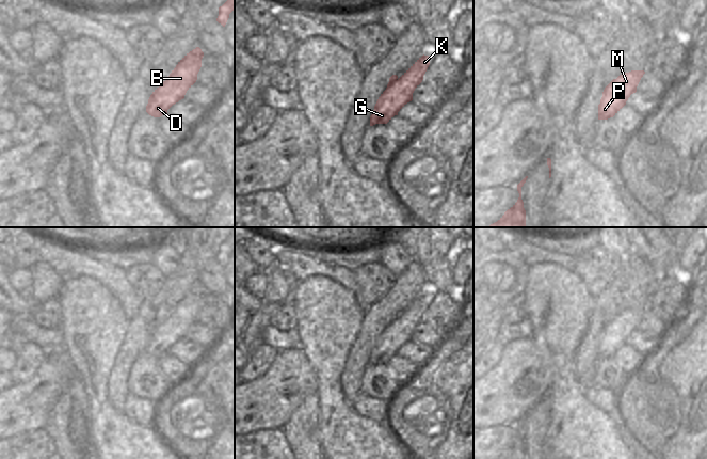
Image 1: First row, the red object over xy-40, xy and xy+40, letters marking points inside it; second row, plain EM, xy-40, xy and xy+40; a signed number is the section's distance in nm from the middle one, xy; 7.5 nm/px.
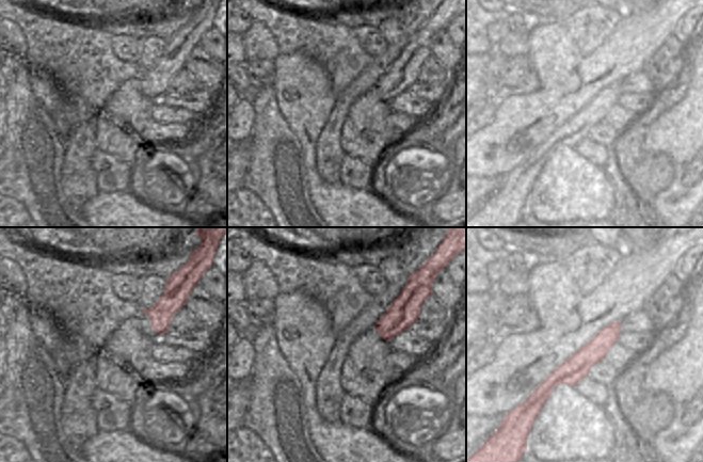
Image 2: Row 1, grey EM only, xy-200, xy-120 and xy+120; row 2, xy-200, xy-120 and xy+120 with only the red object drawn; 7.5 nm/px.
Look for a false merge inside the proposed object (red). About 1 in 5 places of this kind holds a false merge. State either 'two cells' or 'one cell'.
one cell

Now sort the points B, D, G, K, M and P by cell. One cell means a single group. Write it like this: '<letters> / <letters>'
B D G K M P

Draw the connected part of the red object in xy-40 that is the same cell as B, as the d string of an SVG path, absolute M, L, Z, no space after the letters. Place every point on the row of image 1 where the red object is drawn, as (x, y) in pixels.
M196 47L187 53L172 70L170 76L152 92L146 106L146 112L160 117L184 98L187 91L196 82L202 67L204 52Z

